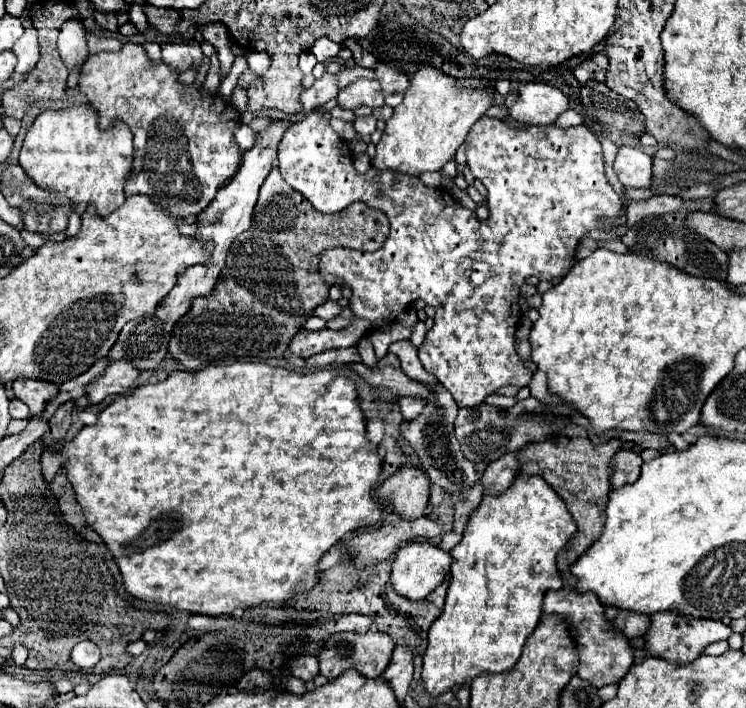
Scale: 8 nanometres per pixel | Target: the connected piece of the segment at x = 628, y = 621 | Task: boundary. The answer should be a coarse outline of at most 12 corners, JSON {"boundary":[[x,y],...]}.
{"boundary":[[606,606],[606,616],[626,634],[642,636],[650,616],[618,606]]}

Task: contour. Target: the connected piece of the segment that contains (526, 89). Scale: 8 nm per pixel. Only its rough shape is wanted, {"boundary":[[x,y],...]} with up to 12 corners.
{"boundary":[[512,82],[506,106],[524,124],[554,124],[570,108],[550,84]]}

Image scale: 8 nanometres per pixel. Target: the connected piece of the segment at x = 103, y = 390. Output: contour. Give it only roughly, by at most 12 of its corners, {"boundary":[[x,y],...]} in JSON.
{"boundary":[[112,362],[86,386],[90,404],[128,394],[138,374],[130,362]]}

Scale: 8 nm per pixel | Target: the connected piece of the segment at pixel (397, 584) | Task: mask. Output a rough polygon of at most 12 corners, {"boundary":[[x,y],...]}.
{"boundary":[[430,542],[398,550],[394,590],[426,598],[448,574],[454,558]]}

